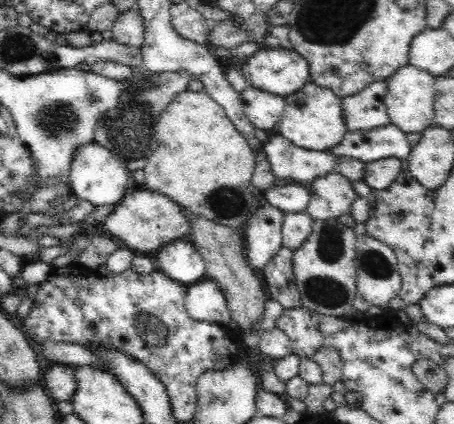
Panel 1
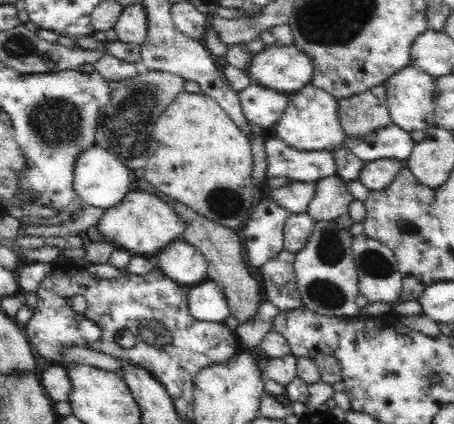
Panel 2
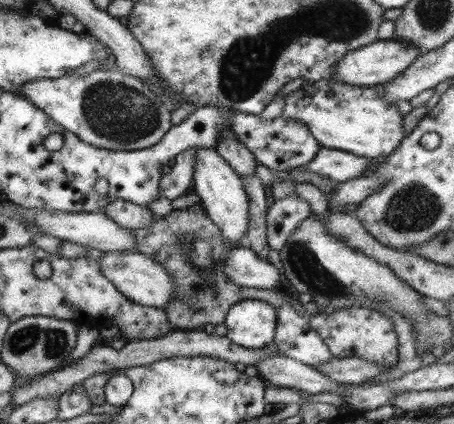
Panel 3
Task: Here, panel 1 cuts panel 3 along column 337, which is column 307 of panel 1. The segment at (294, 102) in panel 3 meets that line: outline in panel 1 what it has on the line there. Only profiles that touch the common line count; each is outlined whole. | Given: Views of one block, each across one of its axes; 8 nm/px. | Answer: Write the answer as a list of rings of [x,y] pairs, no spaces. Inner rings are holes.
[[[308,82],[292,96],[286,96],[286,108],[284,116],[278,122],[278,134],[284,136],[288,142],[302,150],[316,150],[316,152],[330,152],[334,146],[338,146],[344,136],[348,134],[344,114],[342,114],[342,102],[340,98],[314,82]]]

